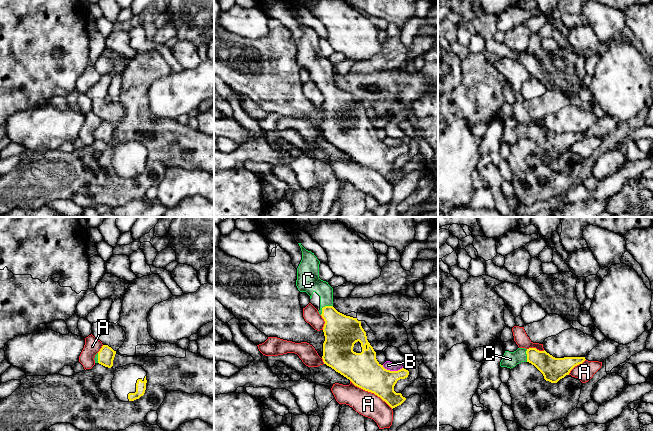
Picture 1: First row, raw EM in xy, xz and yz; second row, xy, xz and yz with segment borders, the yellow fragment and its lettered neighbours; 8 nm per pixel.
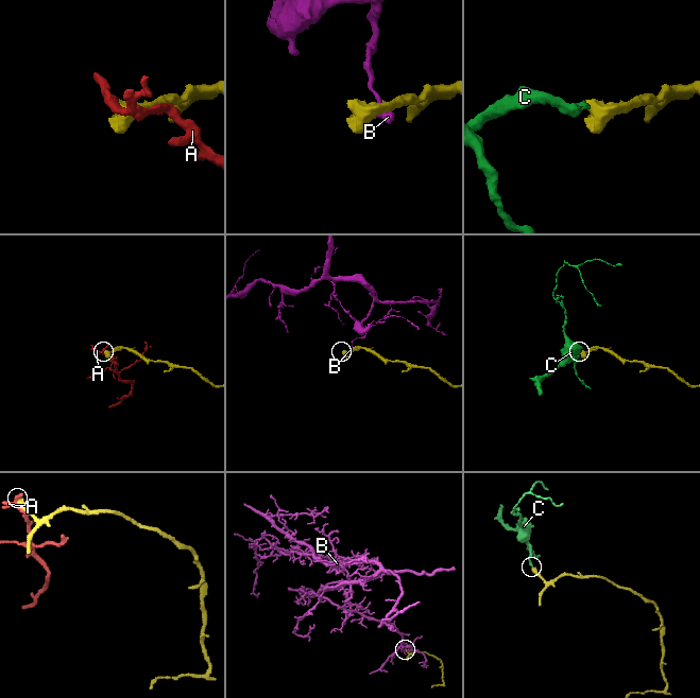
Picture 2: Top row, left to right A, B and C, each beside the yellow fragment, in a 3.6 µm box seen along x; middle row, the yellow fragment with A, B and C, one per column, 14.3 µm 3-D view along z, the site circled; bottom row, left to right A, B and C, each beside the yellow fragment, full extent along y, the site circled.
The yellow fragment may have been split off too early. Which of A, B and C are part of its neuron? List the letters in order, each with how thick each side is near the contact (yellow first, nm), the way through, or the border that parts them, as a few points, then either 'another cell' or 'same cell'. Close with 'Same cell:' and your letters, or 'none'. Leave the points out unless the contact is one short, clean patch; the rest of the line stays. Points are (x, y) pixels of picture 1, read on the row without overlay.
A: 280/200 nm | another cell
B: 280/70 nm | along xz (382, 141), (390, 146), (402, 144) | another cell
C: 280/180 nm | across xz (341, 108), (324, 83), (324, 70), (308, 57) | same cell
Same cell: C

